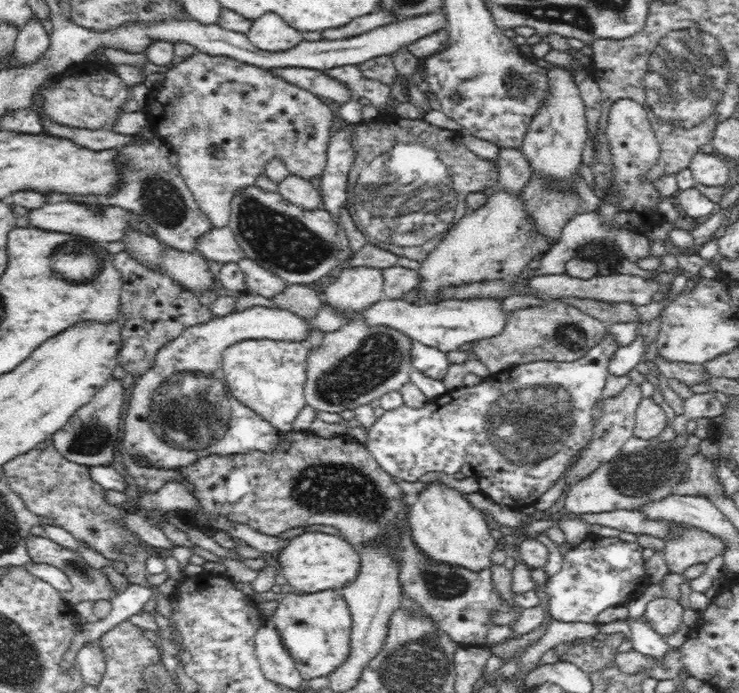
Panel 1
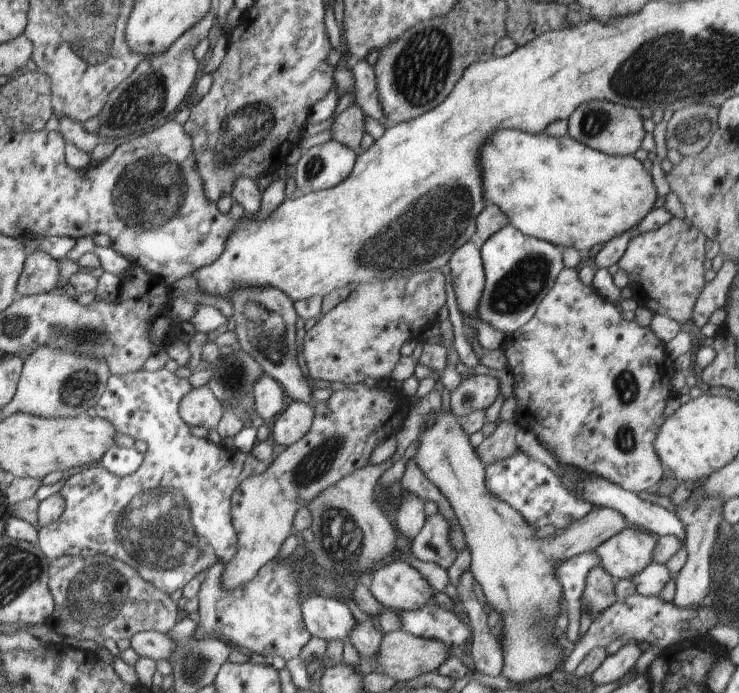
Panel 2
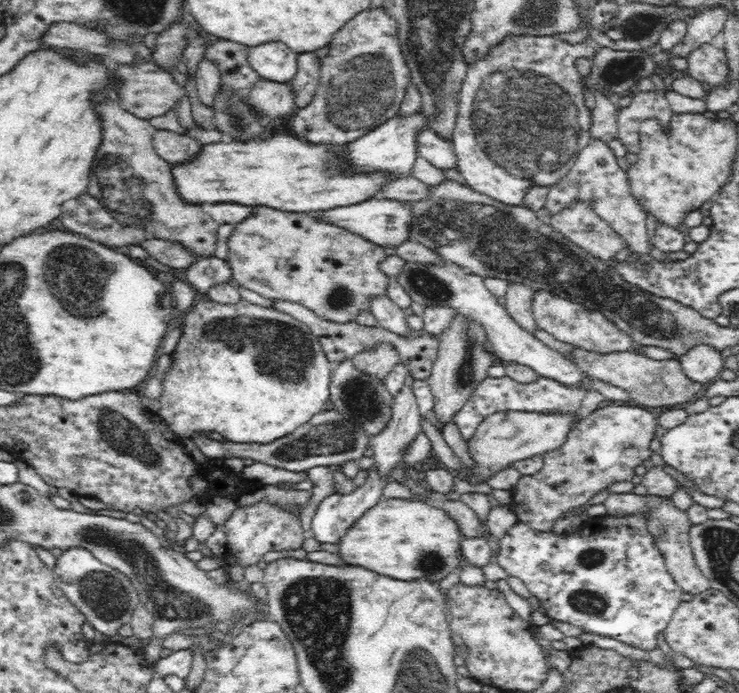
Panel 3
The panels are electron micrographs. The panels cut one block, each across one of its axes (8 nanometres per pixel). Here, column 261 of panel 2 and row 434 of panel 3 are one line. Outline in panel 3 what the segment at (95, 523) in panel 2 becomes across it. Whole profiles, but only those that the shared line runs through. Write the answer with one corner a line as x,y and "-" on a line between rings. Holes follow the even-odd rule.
509,376
484,378
476,388
472,396
466,400
464,406
454,415
453,422
458,427
464,440
470,440
478,428
478,424
486,416
495,412
520,411
527,413
575,413
582,400
592,390
592,381
584,376
583,381
576,386
568,387
557,380
538,377
536,382
522,384
512,380

